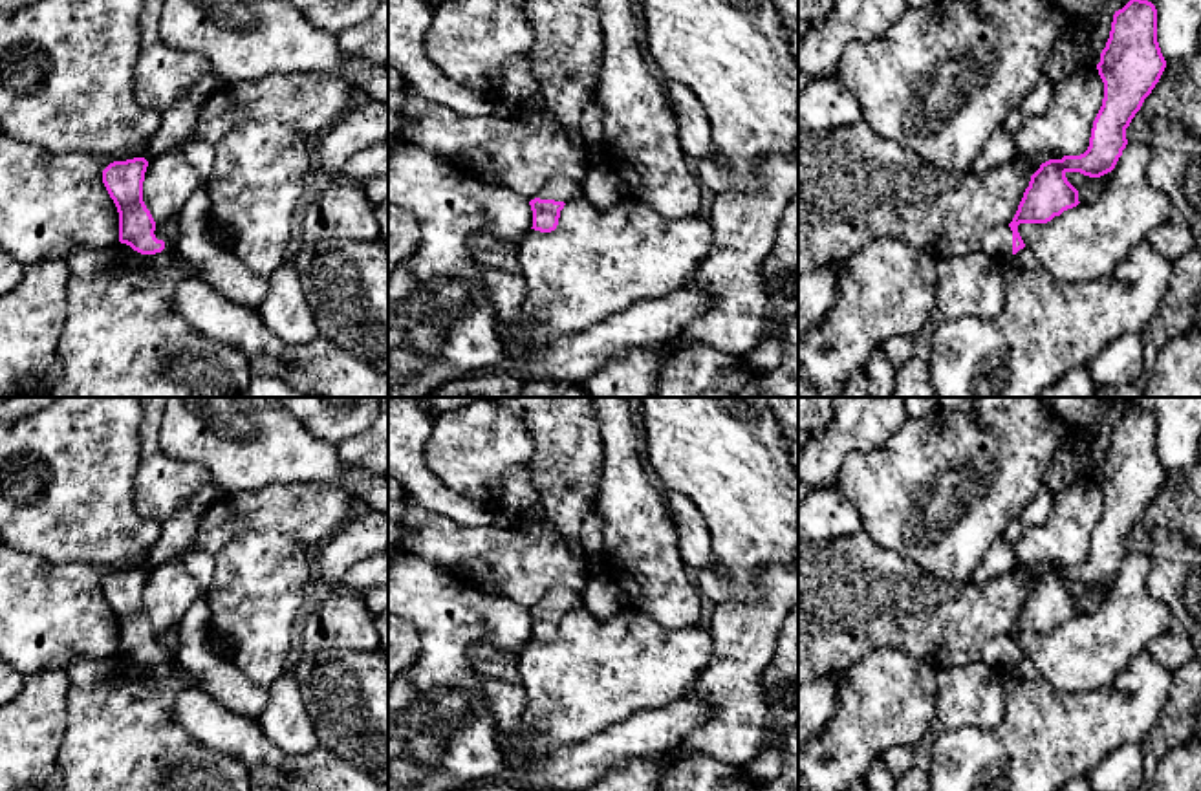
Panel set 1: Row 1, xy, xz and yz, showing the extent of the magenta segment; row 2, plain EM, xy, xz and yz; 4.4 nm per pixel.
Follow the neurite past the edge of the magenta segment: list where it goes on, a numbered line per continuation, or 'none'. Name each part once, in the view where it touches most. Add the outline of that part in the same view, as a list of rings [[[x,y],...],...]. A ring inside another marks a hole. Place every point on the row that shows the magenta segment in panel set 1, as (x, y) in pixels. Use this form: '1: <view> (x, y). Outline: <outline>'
1: yz (998, 242). Outline: [[[1009,223],[992,227],[981,240],[981,251],[990,258],[1012,256],[1012,231]]]

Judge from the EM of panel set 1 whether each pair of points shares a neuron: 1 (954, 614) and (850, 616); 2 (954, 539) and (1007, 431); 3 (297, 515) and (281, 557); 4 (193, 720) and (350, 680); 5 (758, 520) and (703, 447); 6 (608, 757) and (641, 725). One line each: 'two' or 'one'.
1: one
2: one
3: two
4: two
5: one
6: one

